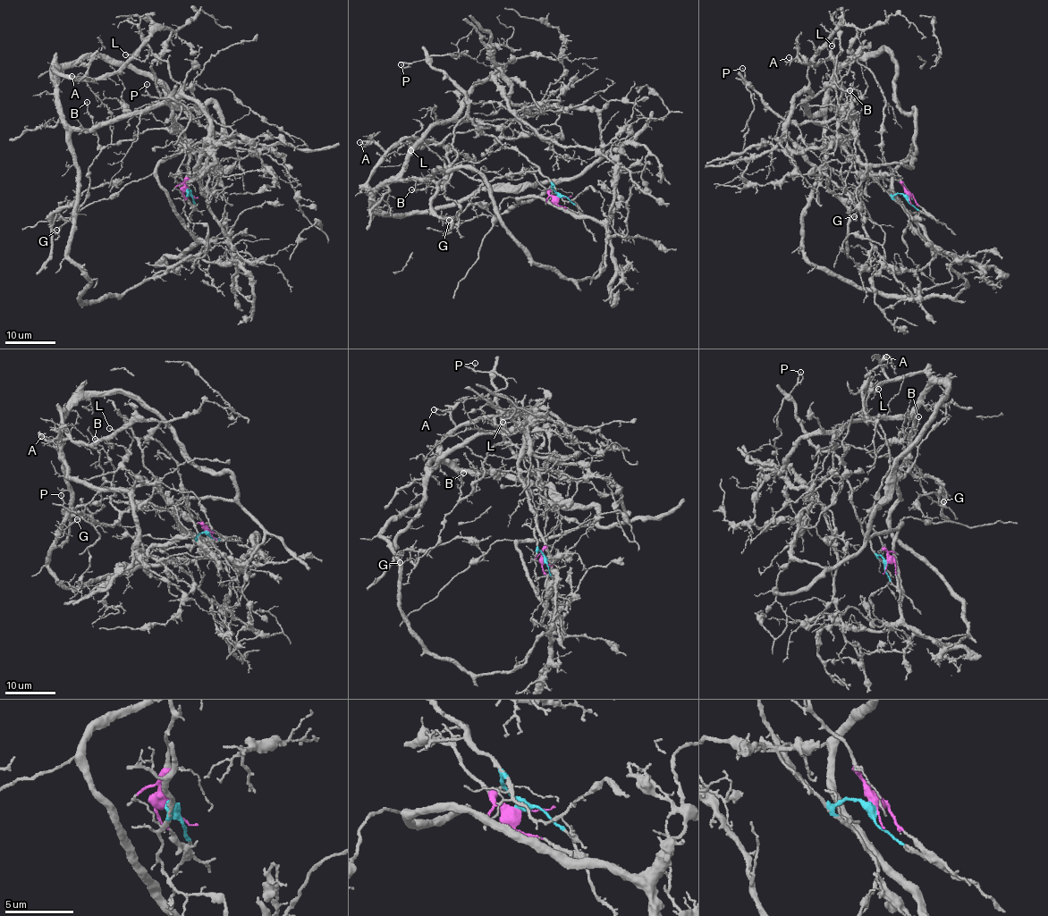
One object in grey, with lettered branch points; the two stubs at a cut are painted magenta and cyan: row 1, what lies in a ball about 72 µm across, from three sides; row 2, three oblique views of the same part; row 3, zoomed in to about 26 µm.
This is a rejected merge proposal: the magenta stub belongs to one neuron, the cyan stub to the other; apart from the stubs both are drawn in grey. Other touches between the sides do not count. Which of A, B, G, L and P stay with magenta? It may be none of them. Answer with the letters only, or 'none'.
A

